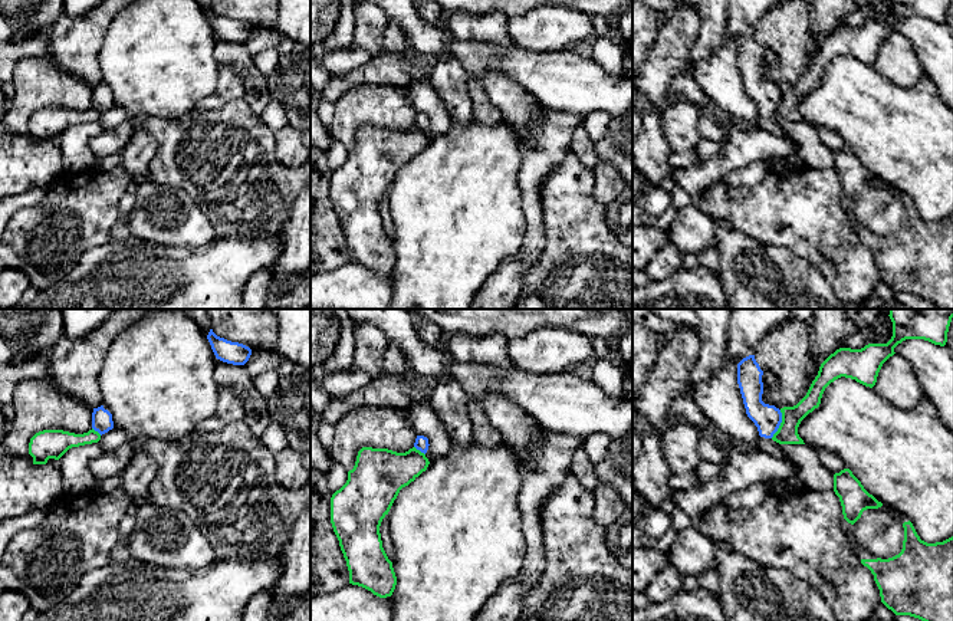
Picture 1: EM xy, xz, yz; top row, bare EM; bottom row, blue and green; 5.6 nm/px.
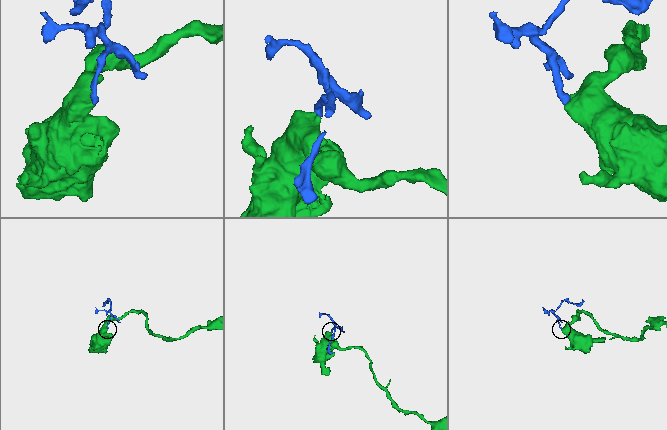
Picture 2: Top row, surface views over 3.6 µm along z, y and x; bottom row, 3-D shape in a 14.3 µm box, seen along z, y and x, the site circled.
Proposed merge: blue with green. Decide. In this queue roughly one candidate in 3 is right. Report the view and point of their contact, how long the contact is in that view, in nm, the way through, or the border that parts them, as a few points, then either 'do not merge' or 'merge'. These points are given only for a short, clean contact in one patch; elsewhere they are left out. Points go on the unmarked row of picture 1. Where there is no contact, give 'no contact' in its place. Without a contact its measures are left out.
contact yz (779, 102); length 170 nm; border yz (781, 88), (781, 102), (771, 115); do not merge

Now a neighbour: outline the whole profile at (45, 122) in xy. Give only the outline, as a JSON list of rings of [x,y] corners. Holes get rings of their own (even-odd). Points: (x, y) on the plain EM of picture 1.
[[[93,106],[83,112],[63,108],[43,108],[36,111],[29,121],[33,142],[46,142],[49,137],[59,138],[69,126],[98,121],[101,112]]]

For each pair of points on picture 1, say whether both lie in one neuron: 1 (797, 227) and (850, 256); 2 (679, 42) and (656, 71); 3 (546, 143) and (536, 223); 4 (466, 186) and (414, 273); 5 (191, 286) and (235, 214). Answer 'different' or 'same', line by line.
1: same
2: same
3: same
4: same
5: different

